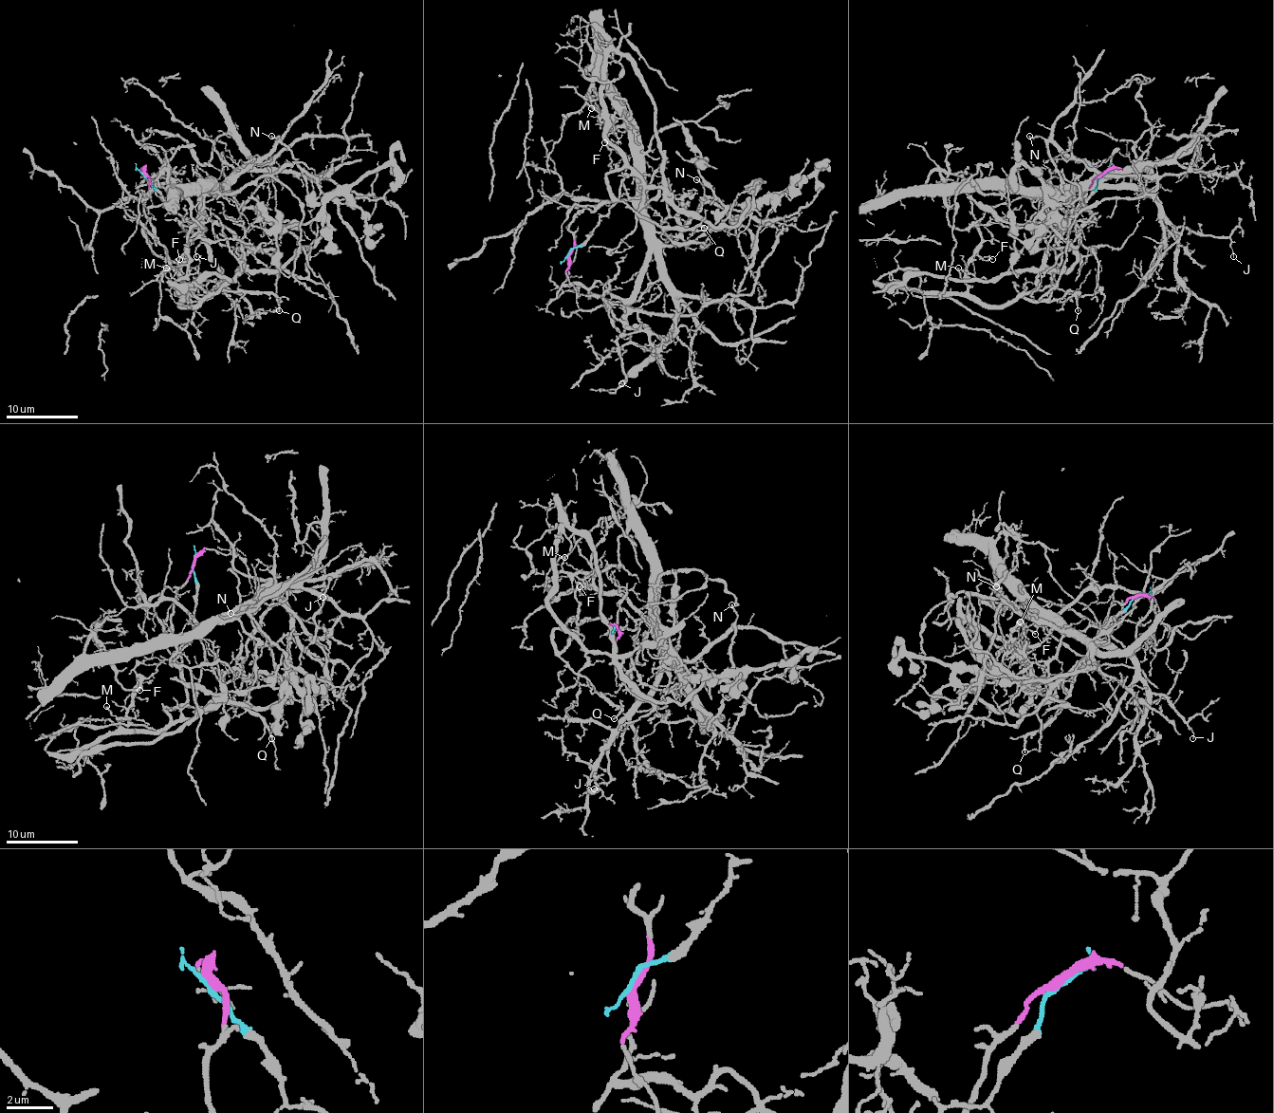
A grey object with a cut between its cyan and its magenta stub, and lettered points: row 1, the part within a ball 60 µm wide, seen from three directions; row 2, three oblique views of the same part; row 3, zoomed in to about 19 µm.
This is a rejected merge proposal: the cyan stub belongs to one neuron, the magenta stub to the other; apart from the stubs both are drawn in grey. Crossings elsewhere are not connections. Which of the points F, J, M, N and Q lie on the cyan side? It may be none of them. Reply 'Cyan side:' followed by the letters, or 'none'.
Cyan side: J, N

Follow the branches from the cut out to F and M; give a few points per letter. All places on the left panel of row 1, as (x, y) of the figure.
F: (144, 174), (148, 220), (182, 280), (182, 298), (198, 302), (182, 306), (175, 284), (188, 260), (178, 258)
M: (144, 174), (148, 220), (182, 280), (188, 296), (182, 298), (194, 296), (198, 302), (182, 306), (166, 268)

